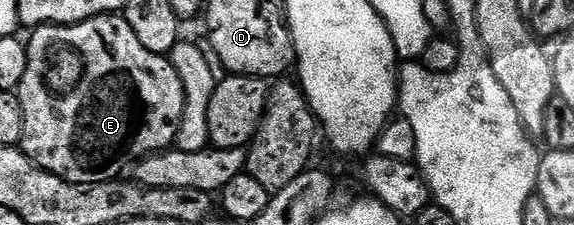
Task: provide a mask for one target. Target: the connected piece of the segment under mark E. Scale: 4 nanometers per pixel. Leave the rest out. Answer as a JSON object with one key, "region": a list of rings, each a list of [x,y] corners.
{"region":[[[125,16],[93,17],[75,25],[40,25],[29,36],[26,46],[27,71],[24,72],[23,81],[17,87],[16,96],[24,111],[24,131],[20,148],[24,155],[28,155],[28,159],[34,161],[35,165],[68,183],[104,183],[121,178],[125,174],[122,172],[125,169],[127,172],[128,167],[133,166],[134,162],[139,161],[141,157],[161,153],[175,144],[174,136],[177,135],[178,129],[180,133],[183,128],[186,115],[186,92],[182,86],[182,80],[169,56],[153,53],[148,51],[148,47],[141,45],[132,27],[128,27]]]}

